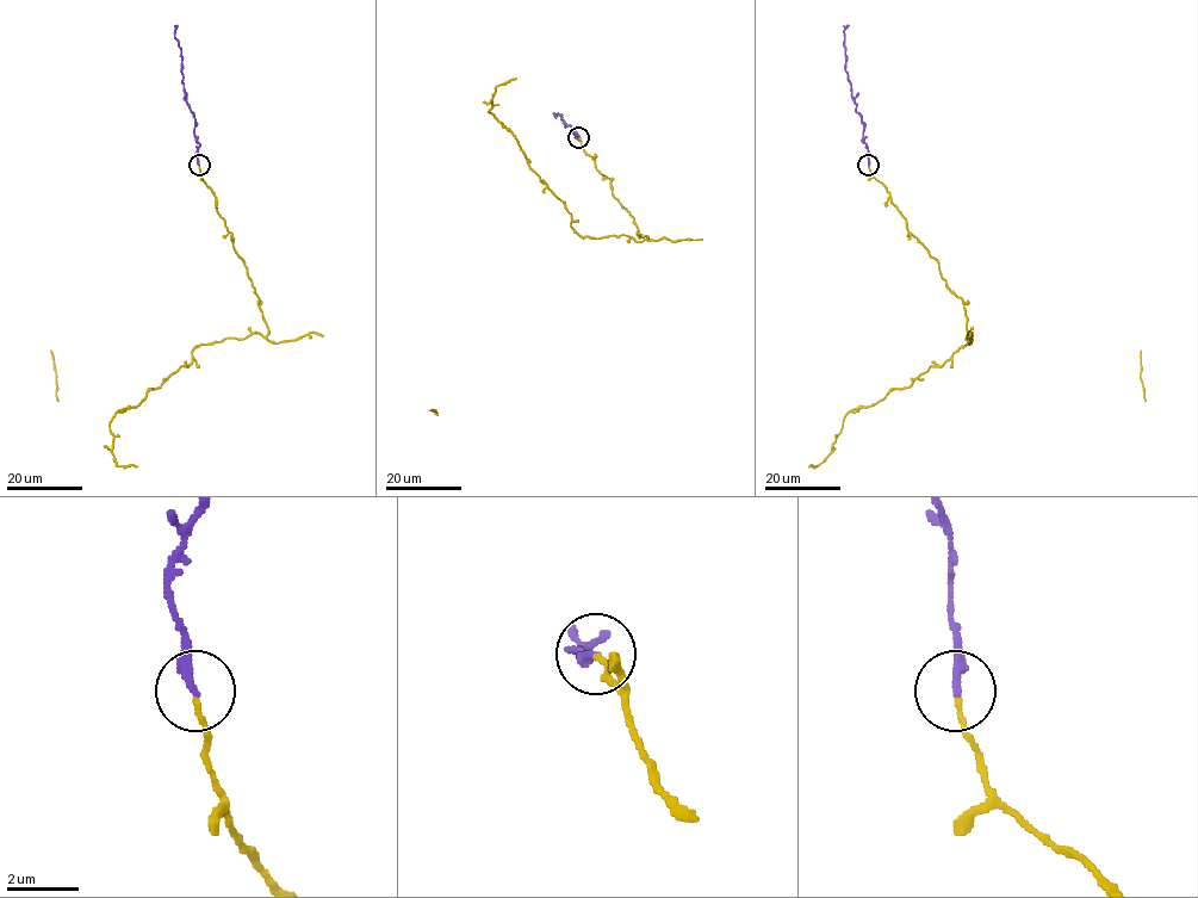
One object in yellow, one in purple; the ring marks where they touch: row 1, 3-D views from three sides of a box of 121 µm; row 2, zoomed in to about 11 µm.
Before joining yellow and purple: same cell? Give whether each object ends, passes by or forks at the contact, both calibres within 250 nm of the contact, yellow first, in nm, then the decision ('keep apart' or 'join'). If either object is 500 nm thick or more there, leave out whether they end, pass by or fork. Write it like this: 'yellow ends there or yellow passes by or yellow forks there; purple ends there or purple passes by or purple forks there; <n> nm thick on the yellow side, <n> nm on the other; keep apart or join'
yellow ends there; purple ends there; 120 nm thick on the yellow side, 260 nm on the other; join

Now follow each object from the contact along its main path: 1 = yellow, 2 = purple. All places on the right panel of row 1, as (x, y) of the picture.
1: (868, 166), (962, 299), (972, 333), (908, 386), (850, 409), (831, 453), (808, 466)
2: (868, 165), (864, 124), (855, 109), (845, 69), (844, 30), (848, 24)

